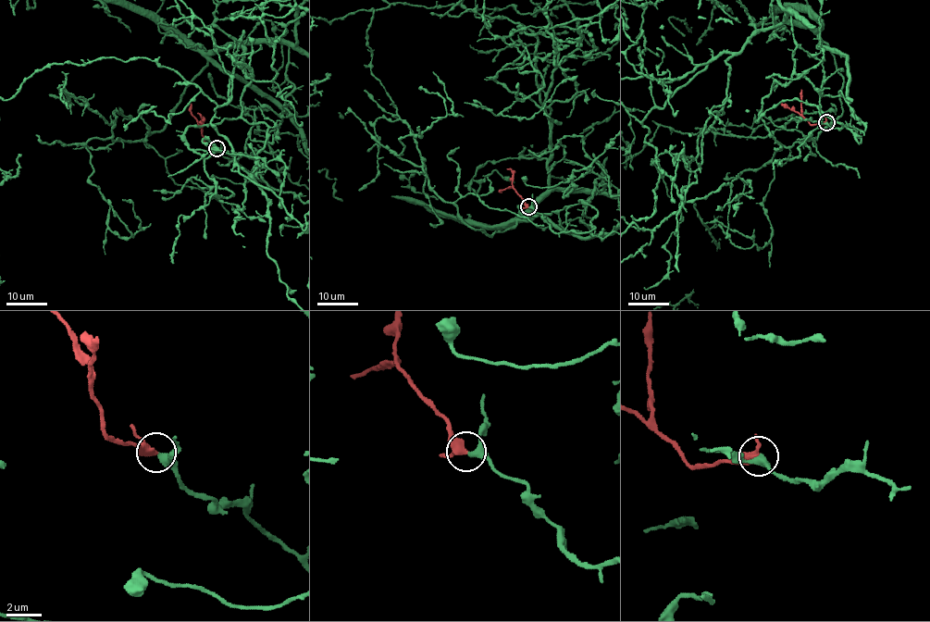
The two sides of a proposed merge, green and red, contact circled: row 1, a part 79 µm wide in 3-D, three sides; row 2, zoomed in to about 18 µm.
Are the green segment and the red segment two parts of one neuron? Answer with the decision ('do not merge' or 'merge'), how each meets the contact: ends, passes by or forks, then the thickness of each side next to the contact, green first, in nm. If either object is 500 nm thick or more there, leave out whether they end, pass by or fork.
merge | green passes by | red passes by | 300/360 nm

